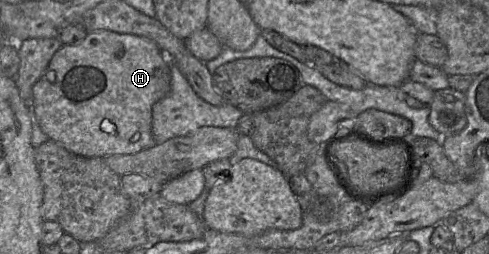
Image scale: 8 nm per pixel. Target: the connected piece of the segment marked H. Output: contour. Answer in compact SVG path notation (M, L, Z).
M110 30L89 32L78 45L62 45L45 74L33 86L32 117L48 139L82 157L130 155L156 145L152 134L153 105L171 89L168 56L147 38Z

